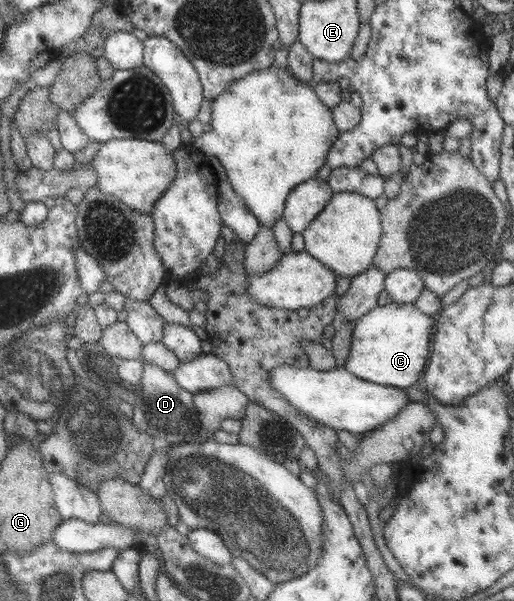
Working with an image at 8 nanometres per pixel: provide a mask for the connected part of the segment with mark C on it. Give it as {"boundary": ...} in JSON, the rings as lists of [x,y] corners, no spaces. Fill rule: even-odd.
{"boundary":[[[390,302],[374,306],[353,324],[350,351],[346,355],[344,368],[366,382],[405,389],[418,386],[420,376],[430,352],[434,317],[417,310],[412,303],[397,304]]]}

